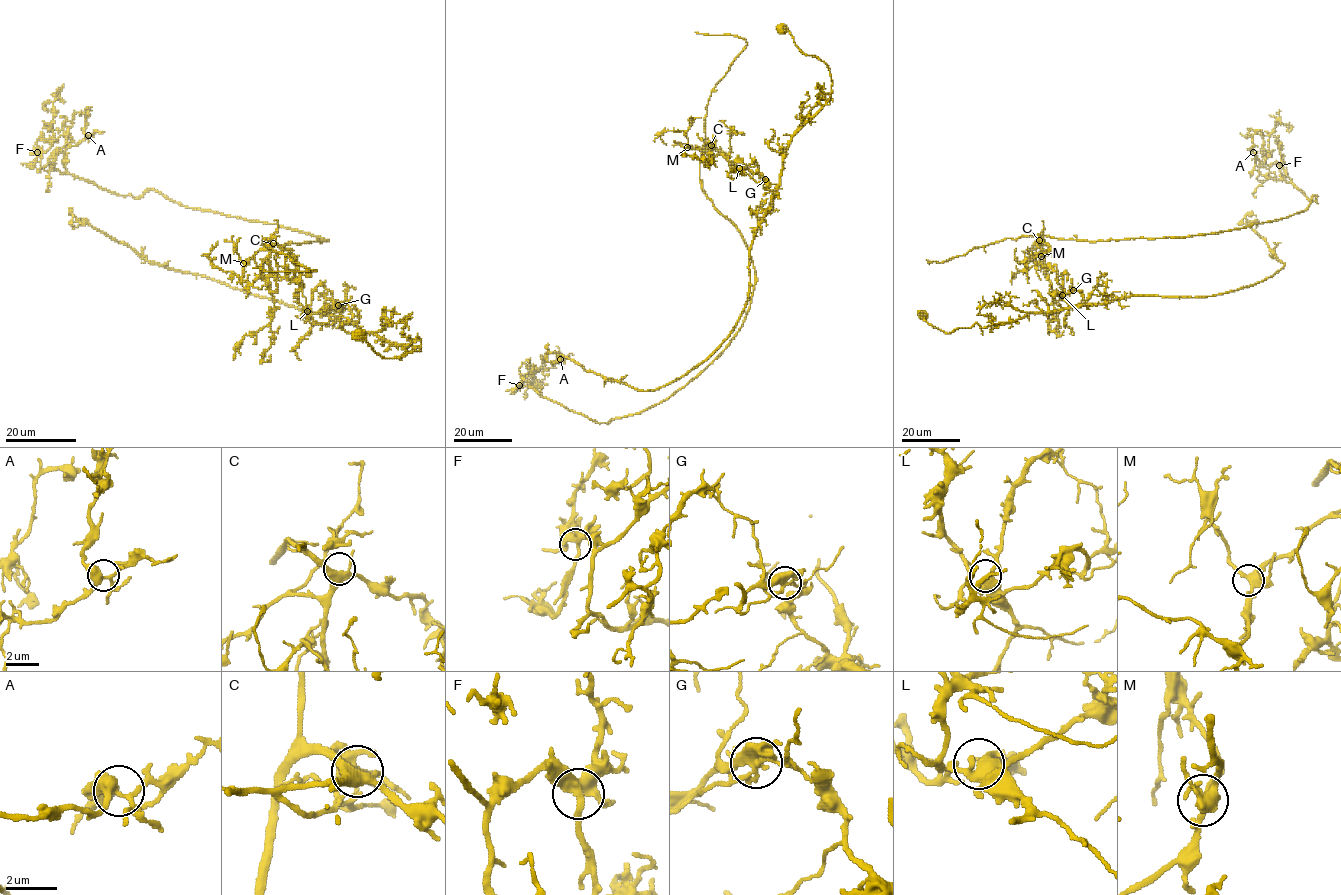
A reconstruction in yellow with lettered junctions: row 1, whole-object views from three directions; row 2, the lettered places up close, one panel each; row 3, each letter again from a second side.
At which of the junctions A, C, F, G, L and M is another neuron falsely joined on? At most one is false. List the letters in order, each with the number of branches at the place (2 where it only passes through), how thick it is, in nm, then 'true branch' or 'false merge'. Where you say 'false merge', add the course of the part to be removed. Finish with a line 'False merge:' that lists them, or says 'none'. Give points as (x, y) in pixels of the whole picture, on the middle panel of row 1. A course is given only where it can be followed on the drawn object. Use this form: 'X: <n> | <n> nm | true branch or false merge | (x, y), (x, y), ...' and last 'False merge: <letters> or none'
A: 5 | 400 nm | true branch
C: 4 | 380 nm | true branch
F: 4 | 360 nm | true branch
G: 5 | 420 nm | false merge | (765, 179), (703, 147), (702, 190), (755, 285), (682, 388), (597, 423), (522, 377), (556, 346)
L: 4 | 380 nm | true branch
M: 5 | 360 nm | true branch
False merge: G

